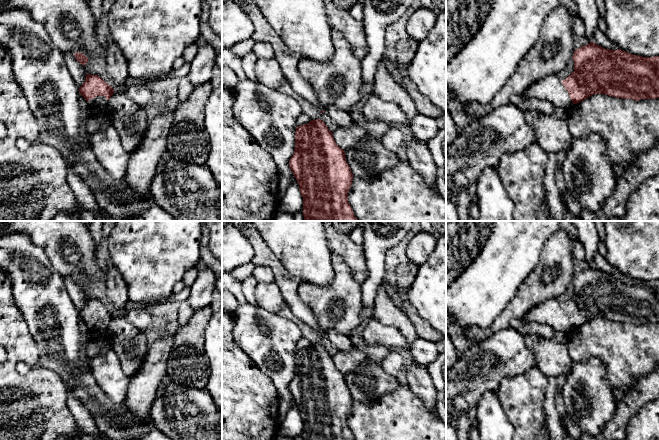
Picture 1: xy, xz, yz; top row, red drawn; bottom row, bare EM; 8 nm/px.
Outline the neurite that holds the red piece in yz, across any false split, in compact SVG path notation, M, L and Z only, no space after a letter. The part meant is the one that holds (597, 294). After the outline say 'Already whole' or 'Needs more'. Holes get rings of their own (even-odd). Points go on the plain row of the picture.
M594 266L574 274L572 280L574 286L574 295L564 304L560 304L555 299L546 300L528 311L521 320L527 323L538 323L547 325L555 331L568 335L573 328L577 328L594 318L605 318L616 322L632 323L639 325L641 323L659 322L659 280L642 281L633 279L624 274L605 273Z. Needs more

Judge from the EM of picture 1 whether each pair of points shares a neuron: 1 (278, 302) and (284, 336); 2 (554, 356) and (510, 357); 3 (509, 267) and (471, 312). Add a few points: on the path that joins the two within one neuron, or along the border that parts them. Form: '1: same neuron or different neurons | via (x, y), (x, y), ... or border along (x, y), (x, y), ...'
1: different neurons | border along (258, 305), (277, 314)
2: different neurons | border along (525, 335), (525, 344), (534, 355), (537, 365)
3: same neuron | via (498, 278), (475, 301)

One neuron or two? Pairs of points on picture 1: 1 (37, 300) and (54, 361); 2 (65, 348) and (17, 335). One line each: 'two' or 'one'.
1: one
2: two

